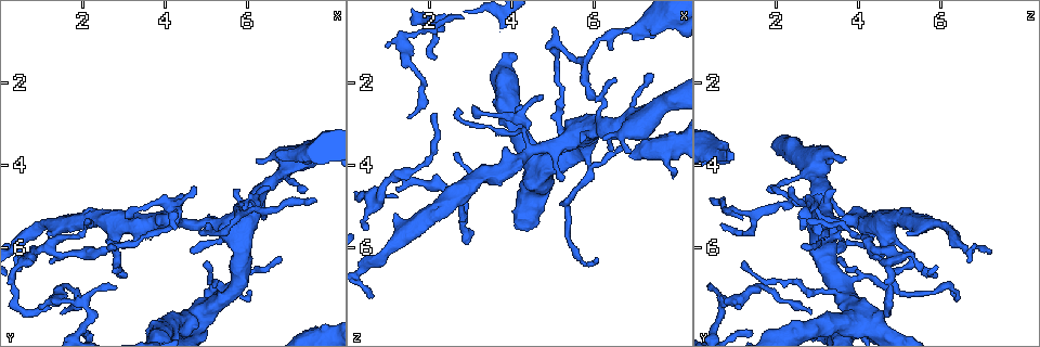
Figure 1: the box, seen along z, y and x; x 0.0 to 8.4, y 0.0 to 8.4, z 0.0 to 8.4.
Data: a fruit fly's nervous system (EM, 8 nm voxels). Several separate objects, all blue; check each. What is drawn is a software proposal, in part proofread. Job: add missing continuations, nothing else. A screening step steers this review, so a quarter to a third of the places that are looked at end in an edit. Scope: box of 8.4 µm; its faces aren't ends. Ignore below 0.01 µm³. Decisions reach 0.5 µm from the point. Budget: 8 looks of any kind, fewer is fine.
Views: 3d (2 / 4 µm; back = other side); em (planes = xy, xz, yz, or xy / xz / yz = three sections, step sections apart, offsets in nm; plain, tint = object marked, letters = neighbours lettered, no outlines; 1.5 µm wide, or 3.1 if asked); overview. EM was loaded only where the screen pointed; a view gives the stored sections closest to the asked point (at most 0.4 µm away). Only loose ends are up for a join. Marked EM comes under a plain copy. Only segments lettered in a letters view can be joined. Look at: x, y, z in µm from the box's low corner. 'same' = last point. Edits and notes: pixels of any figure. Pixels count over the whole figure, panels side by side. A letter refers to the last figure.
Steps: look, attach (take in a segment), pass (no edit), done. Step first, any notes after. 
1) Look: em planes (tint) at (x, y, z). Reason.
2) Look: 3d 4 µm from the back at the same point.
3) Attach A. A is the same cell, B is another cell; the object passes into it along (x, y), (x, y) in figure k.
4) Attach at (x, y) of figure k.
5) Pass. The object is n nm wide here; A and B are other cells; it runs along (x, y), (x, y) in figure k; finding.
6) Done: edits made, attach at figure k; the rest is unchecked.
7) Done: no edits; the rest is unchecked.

Look: 3d 2 µm from the back at (5.70, 4.55, 3.40). Free end.

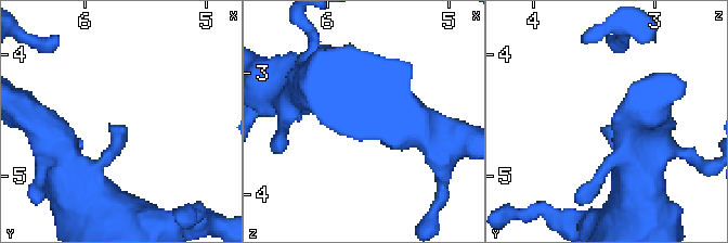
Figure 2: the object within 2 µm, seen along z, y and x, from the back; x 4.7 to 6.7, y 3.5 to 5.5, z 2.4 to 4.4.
Look: em xy step 8 (letters) at (5.70, 4.58, 3.42).

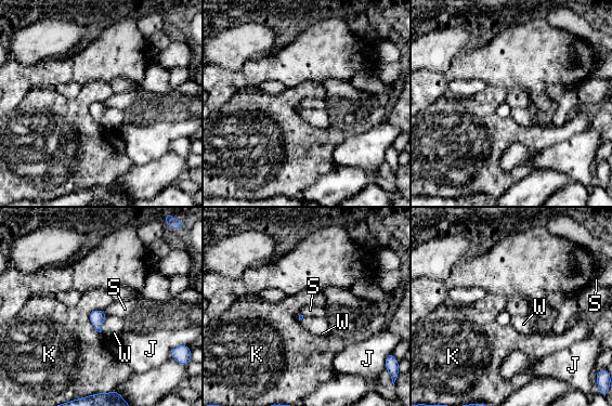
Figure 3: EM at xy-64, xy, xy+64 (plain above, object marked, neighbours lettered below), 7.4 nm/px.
Pass. J, K, S and W are other cells; a border runs along (101, 310), (107, 315) in figure 3; none of them fits.

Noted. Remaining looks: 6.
Look: 3d 4 µm at (4.20, 5.55, 2.60). Free end.

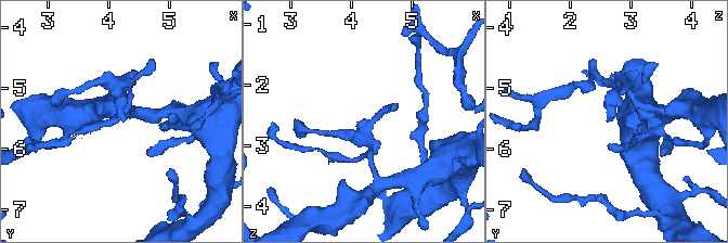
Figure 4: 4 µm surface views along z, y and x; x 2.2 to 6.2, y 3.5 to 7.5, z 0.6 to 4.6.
Look: em xz step 8 (tint) at (4.20, 5.55, 2.65). Now the EM.

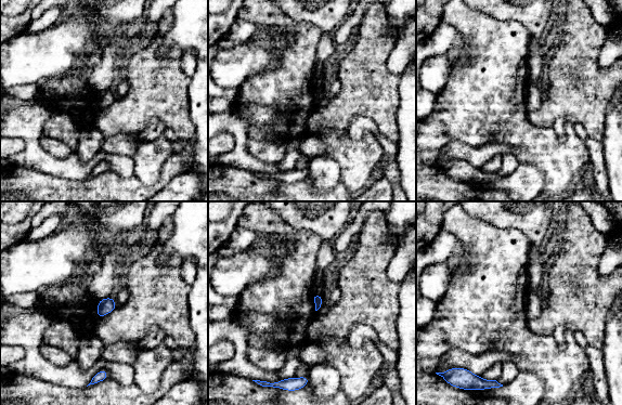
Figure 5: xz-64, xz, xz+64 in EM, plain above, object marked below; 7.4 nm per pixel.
Look: em xz step 8 (letters) at the same point.

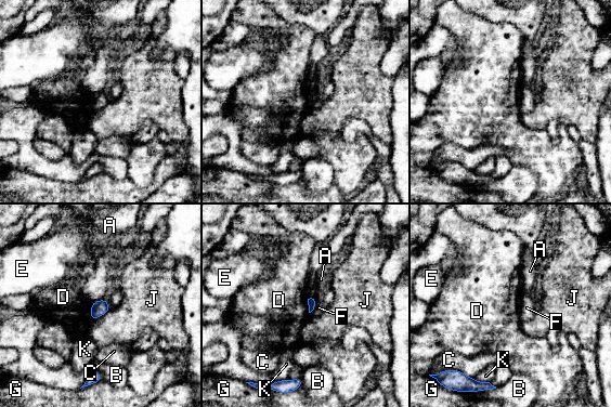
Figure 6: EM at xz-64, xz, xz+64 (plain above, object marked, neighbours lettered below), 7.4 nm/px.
Pass. A, B, C, D, E, F, G, J and K are other cells; no lettered segment goes on from it.

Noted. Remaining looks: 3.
Look: 3d 4 µm at (1.55, 7.55, 2.90). Free end.

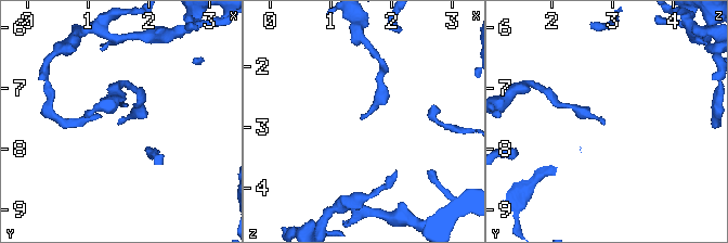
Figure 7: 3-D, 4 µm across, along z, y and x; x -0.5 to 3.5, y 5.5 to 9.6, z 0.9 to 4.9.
Look: em planes (letters) at (1.50, 7.60, 2.80).

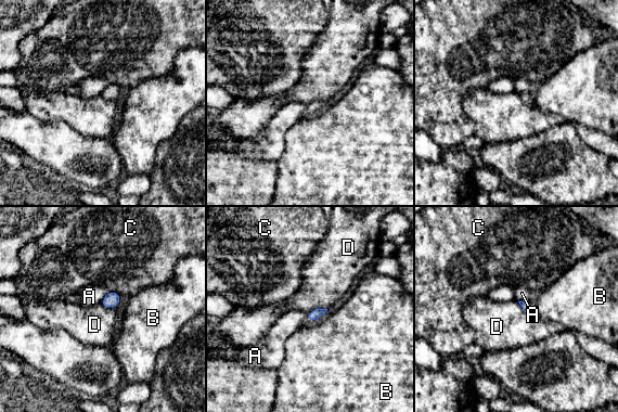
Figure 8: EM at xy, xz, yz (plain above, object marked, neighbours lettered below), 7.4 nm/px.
Pass. A, B, C and D are other cells; a border runs along (326, 308), (316, 308), (308, 313) in figure 8; no lettered segment goes on from it.

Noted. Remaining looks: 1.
Done: no edits; the rest is unchecked.

